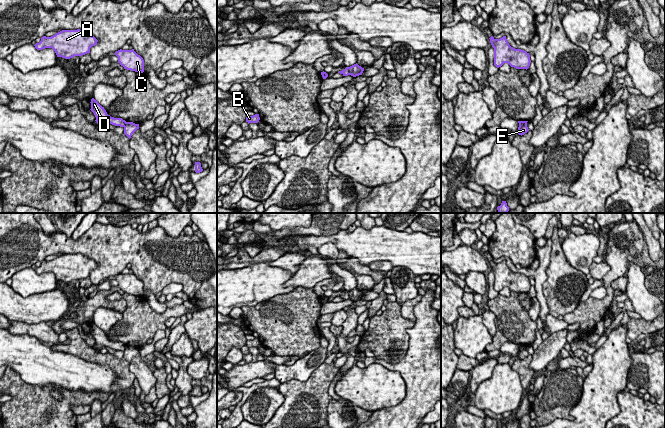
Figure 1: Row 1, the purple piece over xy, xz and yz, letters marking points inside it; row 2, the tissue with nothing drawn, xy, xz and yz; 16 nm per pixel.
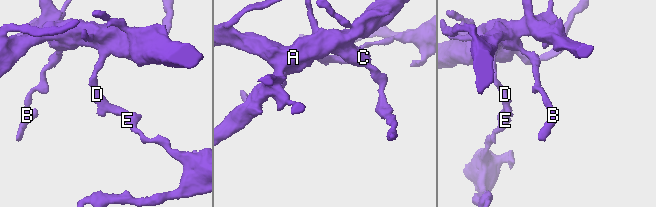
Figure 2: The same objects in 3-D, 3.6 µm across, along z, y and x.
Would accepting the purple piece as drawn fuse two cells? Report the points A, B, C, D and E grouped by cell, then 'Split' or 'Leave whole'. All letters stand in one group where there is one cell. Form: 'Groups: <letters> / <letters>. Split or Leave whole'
Groups: A B C D / E. Split

